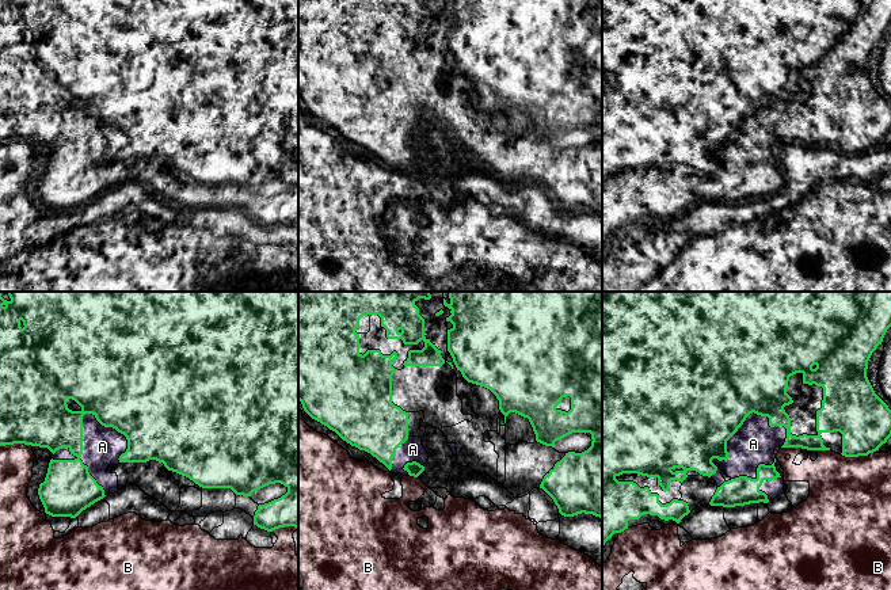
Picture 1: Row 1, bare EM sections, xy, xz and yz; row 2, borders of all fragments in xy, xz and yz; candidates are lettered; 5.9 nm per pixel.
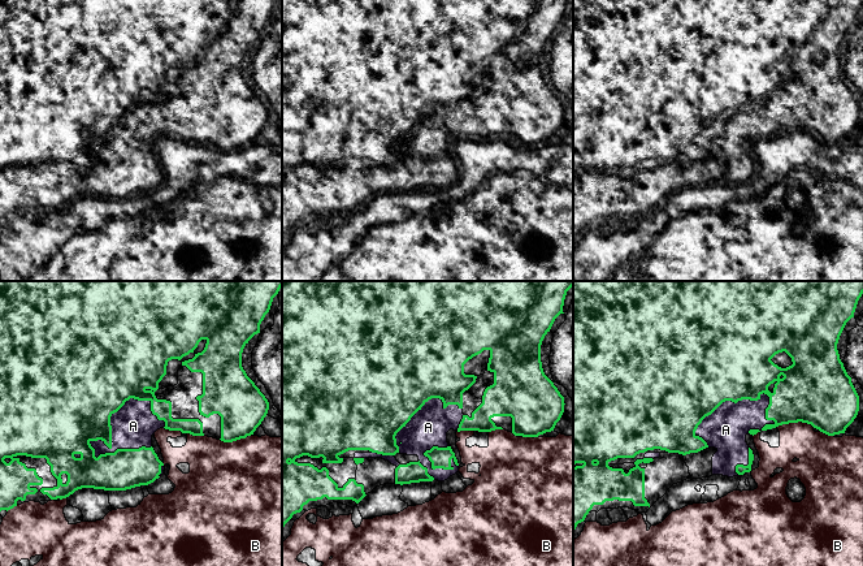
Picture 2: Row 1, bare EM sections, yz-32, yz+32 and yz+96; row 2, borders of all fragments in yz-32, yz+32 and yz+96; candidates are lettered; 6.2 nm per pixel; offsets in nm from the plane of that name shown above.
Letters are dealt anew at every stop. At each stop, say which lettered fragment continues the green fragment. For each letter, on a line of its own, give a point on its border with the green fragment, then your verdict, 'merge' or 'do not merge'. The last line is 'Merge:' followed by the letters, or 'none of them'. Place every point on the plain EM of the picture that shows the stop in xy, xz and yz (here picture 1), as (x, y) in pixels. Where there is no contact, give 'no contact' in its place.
A: contact xy (82, 149); merge
B: contact yz (855, 152); do not merge
Merge: A

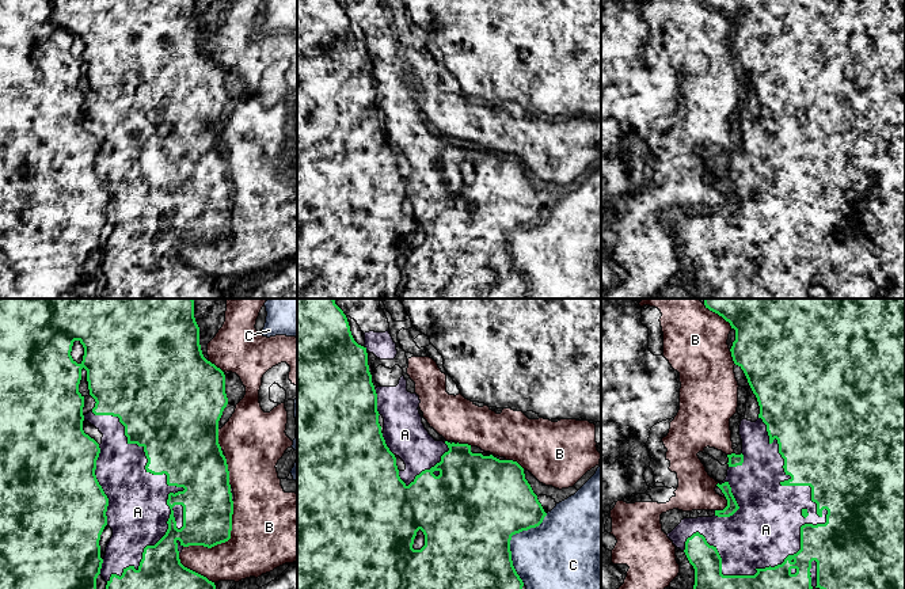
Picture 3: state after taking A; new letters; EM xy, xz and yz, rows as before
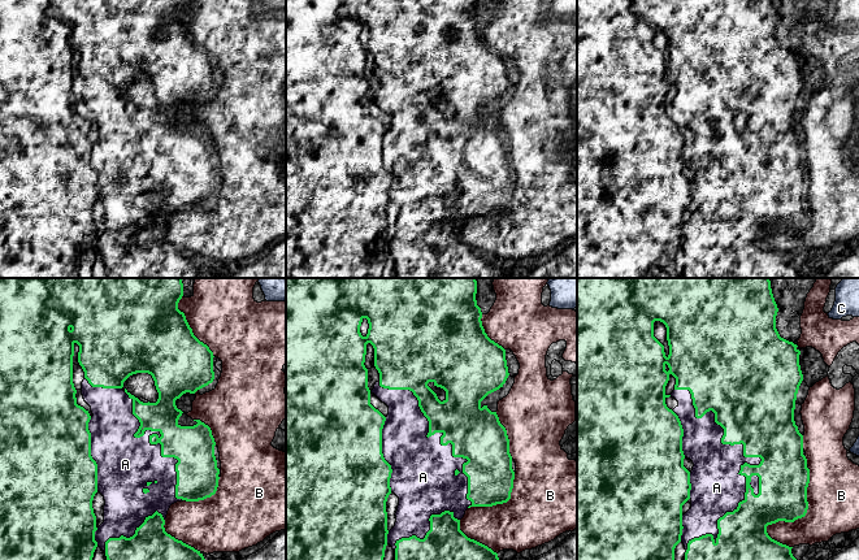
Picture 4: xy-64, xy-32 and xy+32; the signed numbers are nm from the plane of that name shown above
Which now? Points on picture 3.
A: contact yz (821, 208); do not merge
B: contact xy (224, 238); do not merge
C: contact xz (509, 238); do not merge
Merge: none of them

